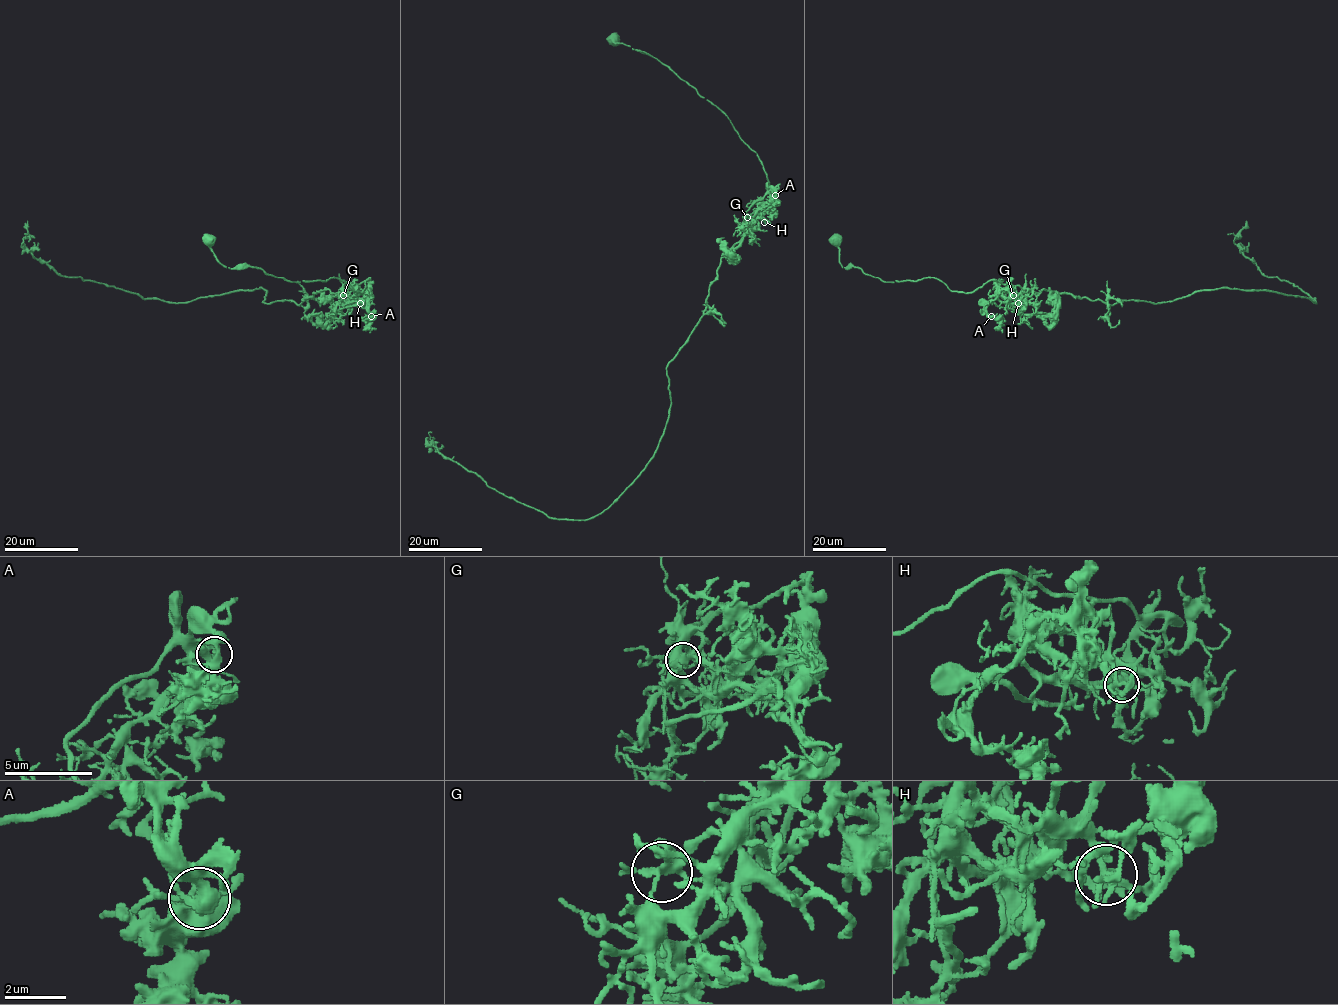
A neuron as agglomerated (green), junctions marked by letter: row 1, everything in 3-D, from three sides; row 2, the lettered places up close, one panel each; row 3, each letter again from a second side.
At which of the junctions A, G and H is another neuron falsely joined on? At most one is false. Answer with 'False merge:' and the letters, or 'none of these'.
False merge: G

